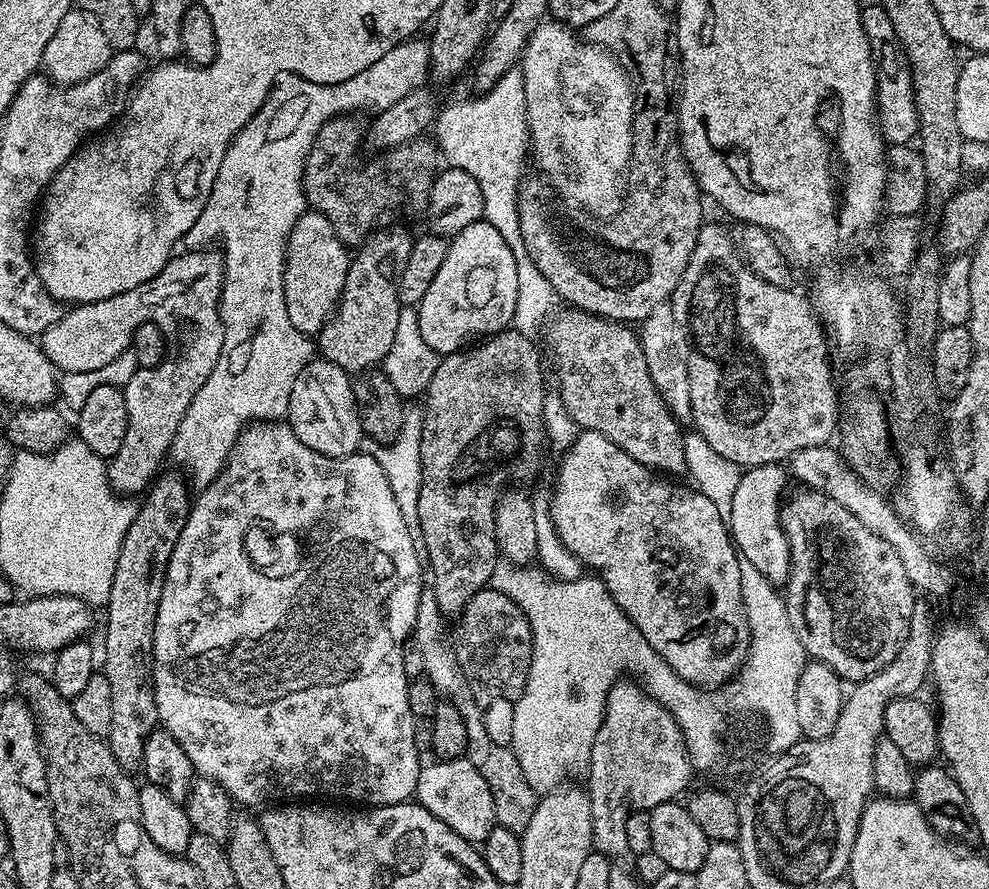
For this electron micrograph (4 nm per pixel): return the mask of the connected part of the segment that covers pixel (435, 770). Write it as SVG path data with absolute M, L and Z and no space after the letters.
M467 758L458 760L436 760L432 764L425 763L418 774L415 803L430 810L434 818L446 822L454 834L467 840L473 846L483 845L484 839L492 828L497 827L494 814L494 798L490 794L490 786L478 770Z

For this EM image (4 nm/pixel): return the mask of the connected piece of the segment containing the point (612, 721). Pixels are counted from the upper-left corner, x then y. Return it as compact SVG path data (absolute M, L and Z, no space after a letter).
M621 678L612 685L608 691L608 700L604 704L604 717L602 718L602 726L598 730L598 734L594 734L594 750L590 750L590 762L588 763L588 771L586 773L586 791L590 798L590 814L592 815L592 843L595 851L602 853L609 860L619 861L619 856L626 858L632 856L630 845L626 843L626 818L633 810L650 810L654 806L664 804L668 800L676 800L679 792L687 786L692 780L694 769L692 759L688 757L688 748L684 745L684 732L678 726L678 722L670 714L670 710L666 710L652 697L647 690L644 689L635 679Z

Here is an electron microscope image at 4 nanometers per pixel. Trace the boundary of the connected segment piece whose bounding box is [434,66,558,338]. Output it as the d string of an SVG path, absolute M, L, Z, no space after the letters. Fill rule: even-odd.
M519 66L509 70L507 79L516 84L501 82L489 92L473 95L473 100L460 100L445 108L443 105L434 121L434 140L451 167L466 170L466 174L482 186L484 219L498 230L498 234L502 234L506 246L510 246L510 254L514 254L514 266L518 266L518 302L514 306L511 327L536 338L553 319L558 297L542 270L534 266L534 258L530 258L530 250L526 250L526 242L522 238L520 179L524 176L524 159L527 161L530 156L526 86Z

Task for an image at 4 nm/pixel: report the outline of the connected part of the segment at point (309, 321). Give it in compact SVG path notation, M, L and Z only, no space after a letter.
M305 210L294 224L294 230L290 230L284 259L286 314L290 314L292 325L309 338L324 329L325 322L332 319L340 303L350 263L348 252L338 234L334 234L334 226L330 226L321 212Z

